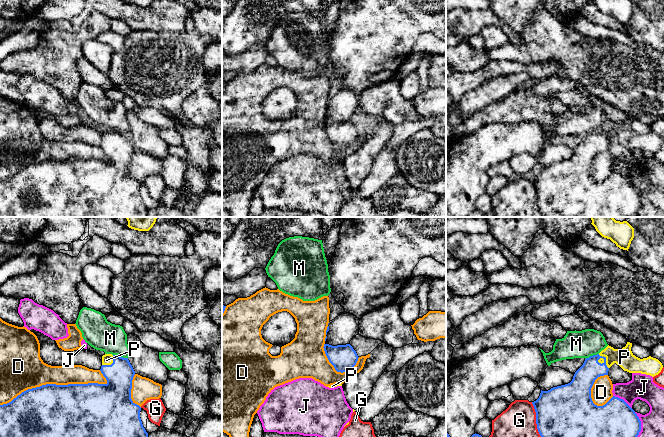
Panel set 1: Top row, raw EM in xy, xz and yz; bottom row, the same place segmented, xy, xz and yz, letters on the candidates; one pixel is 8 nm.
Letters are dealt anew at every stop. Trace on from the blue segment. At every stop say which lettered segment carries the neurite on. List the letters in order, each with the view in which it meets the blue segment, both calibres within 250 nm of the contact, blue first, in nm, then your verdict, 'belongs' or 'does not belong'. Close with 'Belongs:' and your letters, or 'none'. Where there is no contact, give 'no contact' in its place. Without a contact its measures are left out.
D: xy | 420/300 nm | does not belong
G: yz | 420/280 nm | does not belong
J: yz | 300/190 nm | does not belong
M: xy | 220/240 nm | does not belong
P: yz | 170/150 nm | belongs
Belongs: P

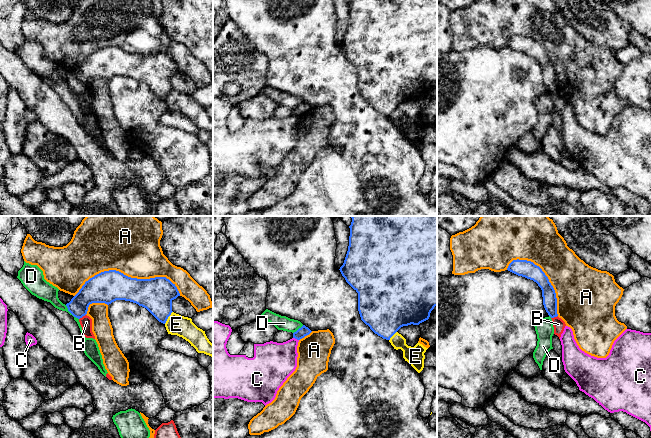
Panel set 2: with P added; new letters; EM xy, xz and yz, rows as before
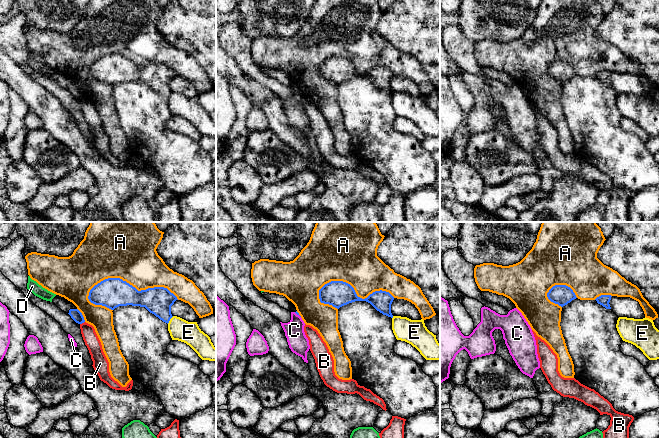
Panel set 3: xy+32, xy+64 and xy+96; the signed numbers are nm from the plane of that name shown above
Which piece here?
A: xy | 260/460 nm | does not belong
B: xy | 220/100 nm | does not belong
C: xz | 80/300 nm | does not belong
D: xy | 190/140 nm | does not belong
E: xy | 280/160 nm | does not belong
Belongs: none

